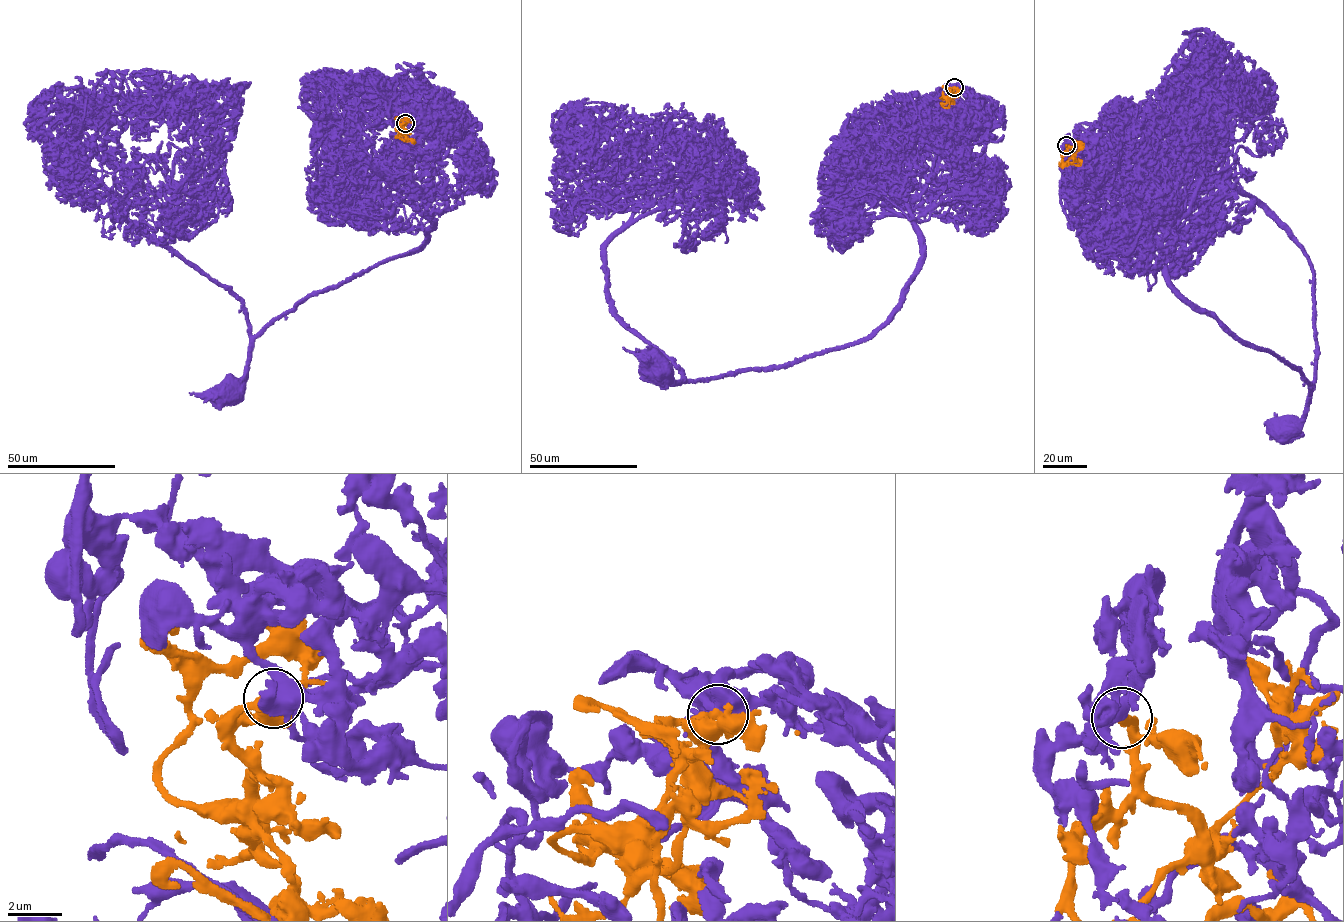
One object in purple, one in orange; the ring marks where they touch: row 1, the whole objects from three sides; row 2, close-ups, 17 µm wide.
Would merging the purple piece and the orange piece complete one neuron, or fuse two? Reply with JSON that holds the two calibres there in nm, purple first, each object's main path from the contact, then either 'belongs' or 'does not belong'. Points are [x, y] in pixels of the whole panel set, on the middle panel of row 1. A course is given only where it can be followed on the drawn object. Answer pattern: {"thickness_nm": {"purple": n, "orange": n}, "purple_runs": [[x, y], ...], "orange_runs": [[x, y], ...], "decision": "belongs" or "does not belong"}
{"thickness_nm": {"purple": 420, "orange": 360}, "purple_runs": [[954, 87], [973, 100], [906, 204], [920, 266], [882, 324], [781, 366], [675, 385], [662, 373]], "orange_runs": [[954, 88], [950, 88], [948, 96], [941, 98], [952, 103]], "decision": "belongs"}

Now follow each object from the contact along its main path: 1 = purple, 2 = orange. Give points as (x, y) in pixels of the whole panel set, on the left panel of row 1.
1: (404, 123), (428, 128), (412, 137), (400, 199), (434, 224), (428, 241), (281, 314), (253, 340), (234, 393)
2: (405, 123), (402, 131), (397, 131), (398, 122), (406, 114)

